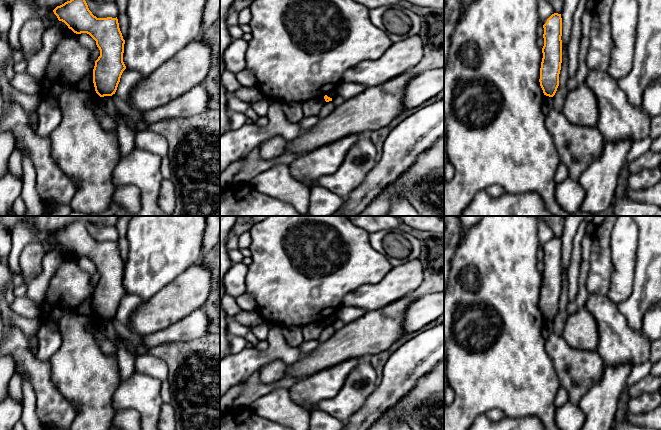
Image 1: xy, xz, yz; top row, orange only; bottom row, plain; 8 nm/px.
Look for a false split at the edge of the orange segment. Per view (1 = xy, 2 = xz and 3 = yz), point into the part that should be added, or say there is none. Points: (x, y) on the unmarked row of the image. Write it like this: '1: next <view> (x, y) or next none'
1: next none
2: next none
3: next none

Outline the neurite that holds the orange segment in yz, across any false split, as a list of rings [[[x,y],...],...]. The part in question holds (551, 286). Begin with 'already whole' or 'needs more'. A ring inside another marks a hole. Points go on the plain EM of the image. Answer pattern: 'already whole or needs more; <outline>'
already whole; [[[554,237],[543,249],[544,270],[540,292],[540,310],[544,319],[553,321],[559,310],[559,298],[562,287],[562,242]]]

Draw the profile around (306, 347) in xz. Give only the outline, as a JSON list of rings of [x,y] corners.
[[[311,340],[311,341],[304,341],[301,345],[299,345],[297,348],[301,351],[303,355],[308,354],[312,352],[314,349],[316,349],[319,345],[319,340]]]

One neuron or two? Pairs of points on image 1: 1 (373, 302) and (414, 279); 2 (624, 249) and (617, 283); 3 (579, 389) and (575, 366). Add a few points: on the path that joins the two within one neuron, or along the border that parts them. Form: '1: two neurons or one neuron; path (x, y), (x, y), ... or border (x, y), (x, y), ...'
1: one neuron; path (383, 293), (404, 279)
2: one neuron; path (624, 257), (623, 275)
3: one neuron; path (577, 383), (577, 372)

